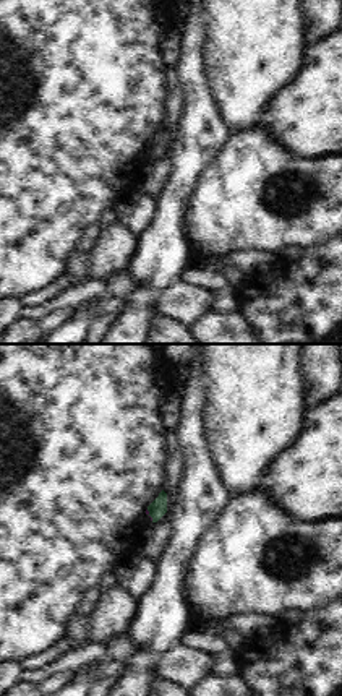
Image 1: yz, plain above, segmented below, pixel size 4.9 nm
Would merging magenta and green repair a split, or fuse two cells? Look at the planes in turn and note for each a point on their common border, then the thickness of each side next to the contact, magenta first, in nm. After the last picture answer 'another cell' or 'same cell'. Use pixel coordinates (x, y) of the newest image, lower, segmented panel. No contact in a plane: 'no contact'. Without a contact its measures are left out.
contact (149, 516); calibres 20 and 90 nm

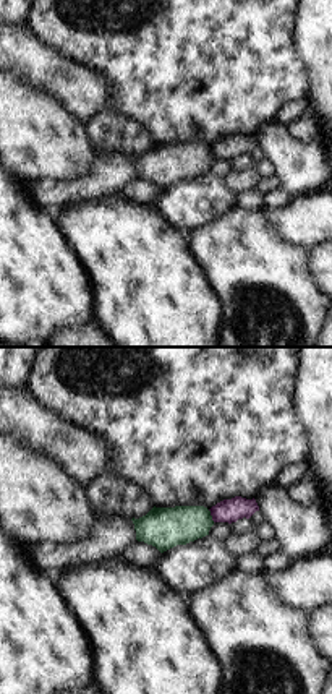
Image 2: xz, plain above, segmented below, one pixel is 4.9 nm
contact (211, 514); calibres 110 and 200 nm

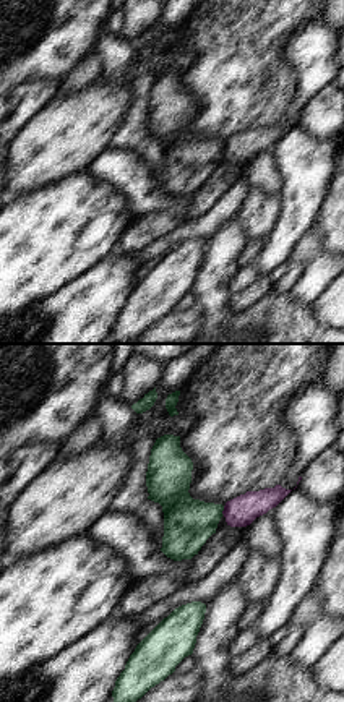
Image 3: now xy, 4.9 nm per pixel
contact (224, 509); calibres 150 and 240 nm

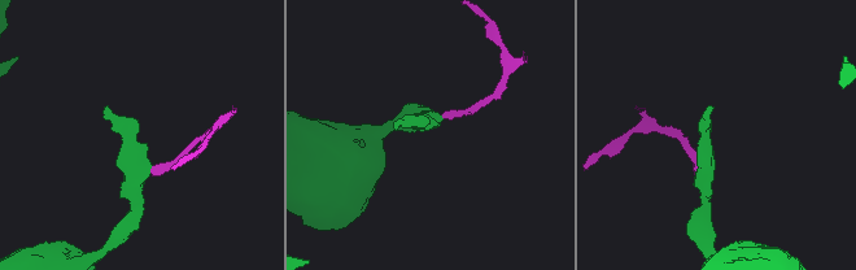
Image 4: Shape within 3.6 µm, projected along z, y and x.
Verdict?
another cell

